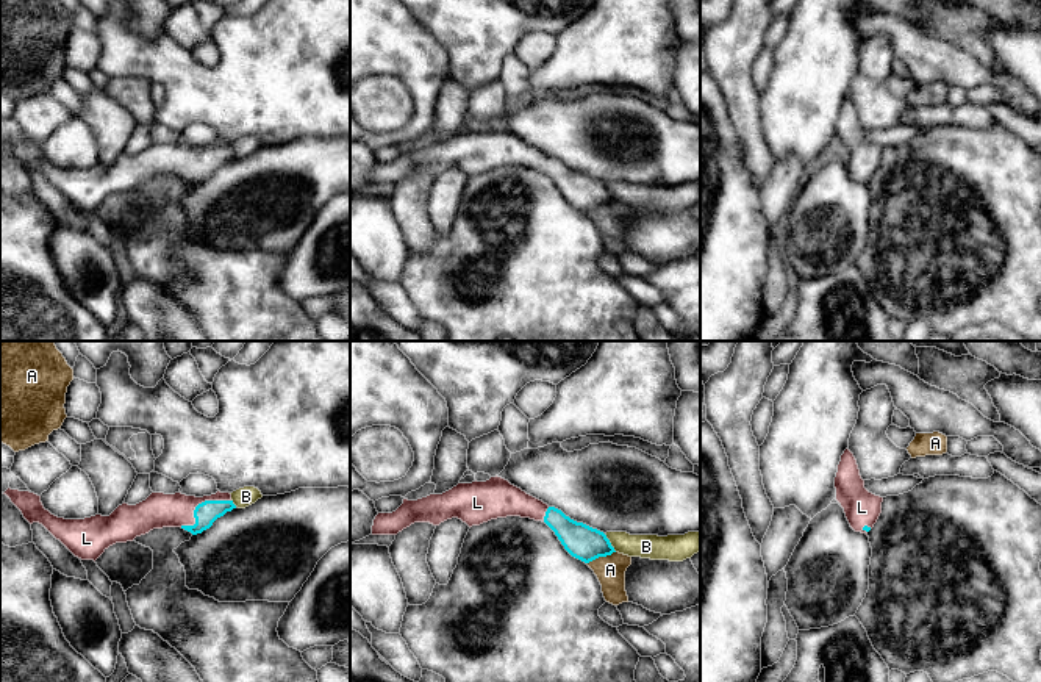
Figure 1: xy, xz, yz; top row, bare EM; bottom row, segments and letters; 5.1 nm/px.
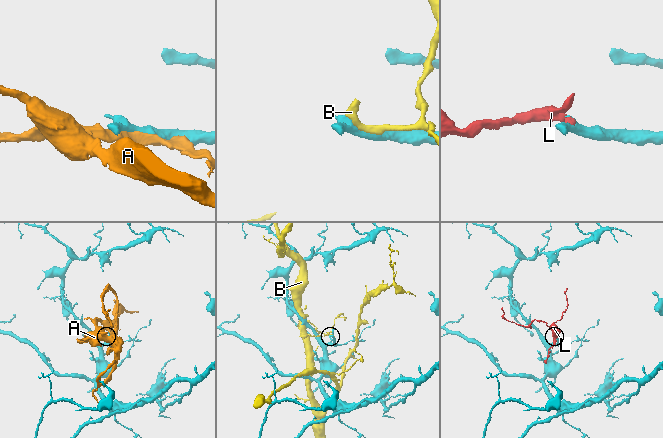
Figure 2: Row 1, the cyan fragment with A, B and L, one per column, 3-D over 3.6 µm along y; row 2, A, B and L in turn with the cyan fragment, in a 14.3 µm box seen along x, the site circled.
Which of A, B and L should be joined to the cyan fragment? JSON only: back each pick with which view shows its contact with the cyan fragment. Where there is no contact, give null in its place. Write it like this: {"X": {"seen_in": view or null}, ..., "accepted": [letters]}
{"L": {"seen_in": "xy"}, "accepted": ["L"]}

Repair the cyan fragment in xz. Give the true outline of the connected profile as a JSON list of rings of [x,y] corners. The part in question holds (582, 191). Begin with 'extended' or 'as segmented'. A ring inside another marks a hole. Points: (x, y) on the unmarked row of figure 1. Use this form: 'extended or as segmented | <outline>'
extended | [[[497,125],[486,131],[458,133],[442,144],[417,150],[403,149],[395,161],[375,166],[372,185],[397,185],[414,172],[439,175],[458,167],[472,177],[506,166],[546,172],[564,199],[585,213],[616,202],[603,181],[571,169],[561,160],[549,156]]]

